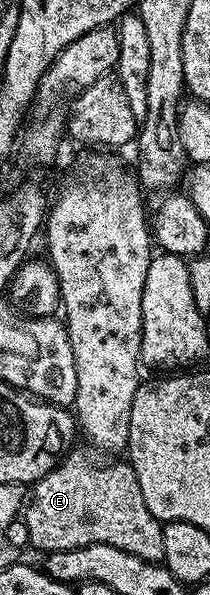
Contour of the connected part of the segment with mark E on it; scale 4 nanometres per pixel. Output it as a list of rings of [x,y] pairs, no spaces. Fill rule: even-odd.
[[[79,447],[73,448],[60,458],[60,462],[57,463],[49,473],[42,475],[42,479],[38,479],[31,486],[30,496],[27,498],[26,504],[22,510],[22,525],[24,521],[25,527],[28,528],[29,543],[36,549],[44,549],[43,552],[45,554],[57,553],[63,549],[77,549],[80,545],[110,543],[110,547],[122,547],[122,551],[130,551],[130,555],[138,555],[138,559],[163,562],[164,552],[162,551],[162,535],[164,534],[164,525],[158,519],[154,519],[154,515],[150,515],[150,507],[146,507],[146,499],[142,499],[142,487],[138,487],[138,475],[134,475],[134,471],[127,460],[104,459],[108,461],[95,461],[95,459],[91,457],[93,454],[91,452],[88,453],[83,453]]]

